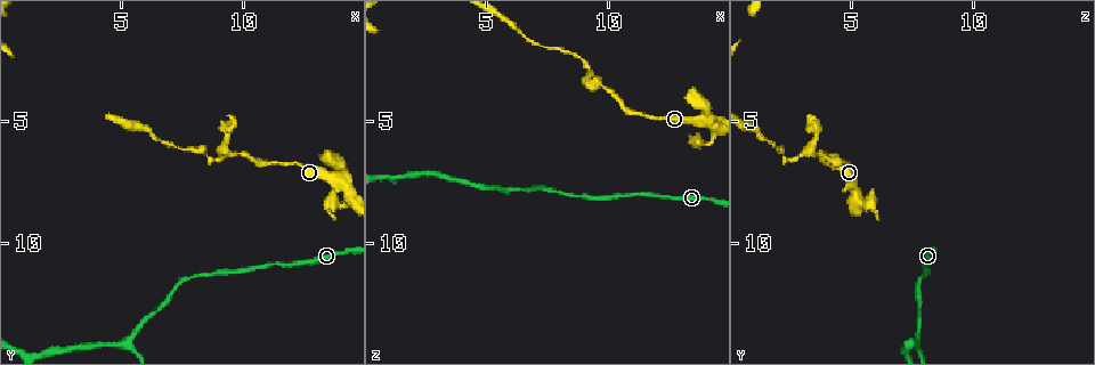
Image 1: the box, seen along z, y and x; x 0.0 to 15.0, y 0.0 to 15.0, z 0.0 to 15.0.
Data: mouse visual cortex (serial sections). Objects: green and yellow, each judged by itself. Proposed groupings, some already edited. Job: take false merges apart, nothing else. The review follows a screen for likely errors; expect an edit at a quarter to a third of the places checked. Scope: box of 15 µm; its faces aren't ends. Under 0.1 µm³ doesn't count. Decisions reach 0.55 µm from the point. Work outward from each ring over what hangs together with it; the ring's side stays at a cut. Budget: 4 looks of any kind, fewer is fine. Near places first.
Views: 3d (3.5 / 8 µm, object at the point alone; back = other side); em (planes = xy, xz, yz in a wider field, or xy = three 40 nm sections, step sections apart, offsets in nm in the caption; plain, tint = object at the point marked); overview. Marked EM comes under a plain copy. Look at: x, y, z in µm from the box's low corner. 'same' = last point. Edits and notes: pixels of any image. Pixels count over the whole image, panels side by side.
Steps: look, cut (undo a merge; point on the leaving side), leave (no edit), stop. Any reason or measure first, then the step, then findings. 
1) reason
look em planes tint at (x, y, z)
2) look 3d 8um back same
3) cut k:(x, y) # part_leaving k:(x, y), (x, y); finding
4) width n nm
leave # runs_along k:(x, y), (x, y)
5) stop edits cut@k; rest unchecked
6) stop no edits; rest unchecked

abrupt turn
look 3d 3.5um at (14.4, 8.5, 5.8)

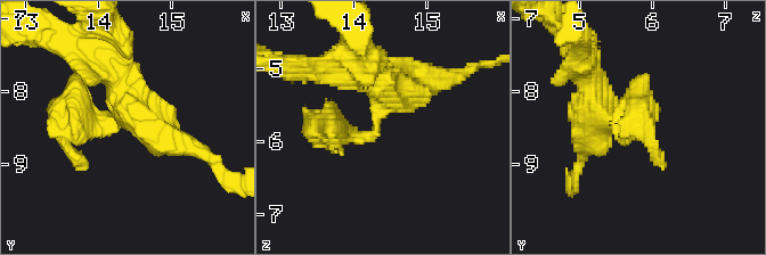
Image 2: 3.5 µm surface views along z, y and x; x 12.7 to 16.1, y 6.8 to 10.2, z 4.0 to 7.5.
arm_widths 350, 450 nm; now the EM
look em xy step 3 tint same

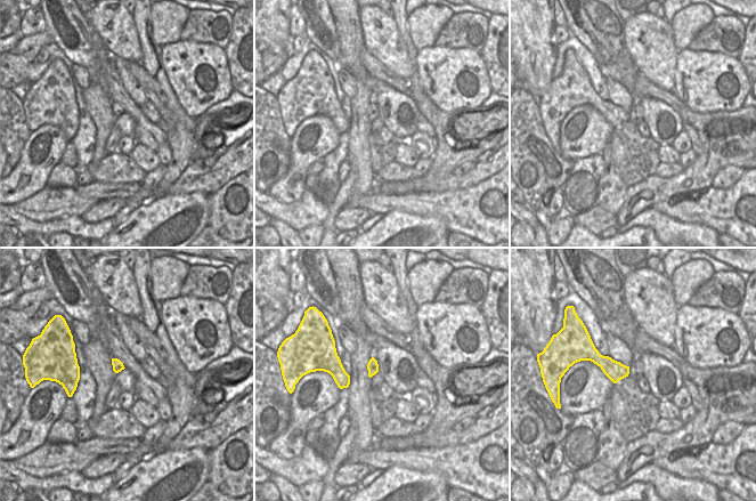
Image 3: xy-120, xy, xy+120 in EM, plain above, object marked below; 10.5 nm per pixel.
leave # runs_along 2:(381, 84), (377, 129), (318, 137); all the same cell

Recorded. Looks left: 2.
abrupt turn
look 3d 3.5um at (5.3, 13.9, 7.7)

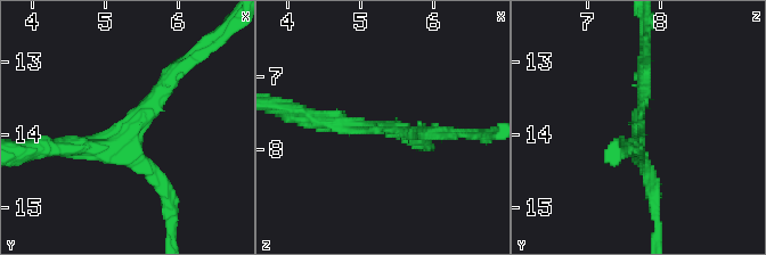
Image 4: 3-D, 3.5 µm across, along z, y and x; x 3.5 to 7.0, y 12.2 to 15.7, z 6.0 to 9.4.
arms 3; arm_widths 200, 200, 250 nm; shape alone is not enough
look em xy step 3 tint at (5.30, 14.00, 7.70)

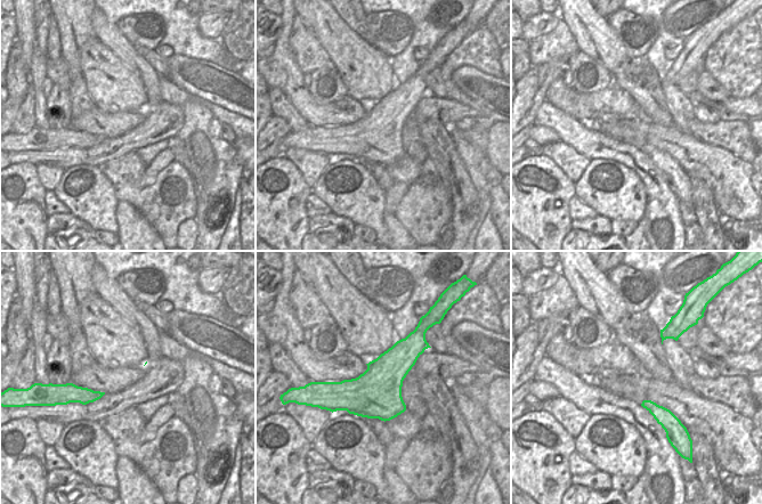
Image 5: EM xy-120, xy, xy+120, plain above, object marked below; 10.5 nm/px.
width 550 nm
leave # runs_along 4:(177, 71), (117, 145), (54, 148); one cell here

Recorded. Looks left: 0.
stop no edits; rest unchecked

